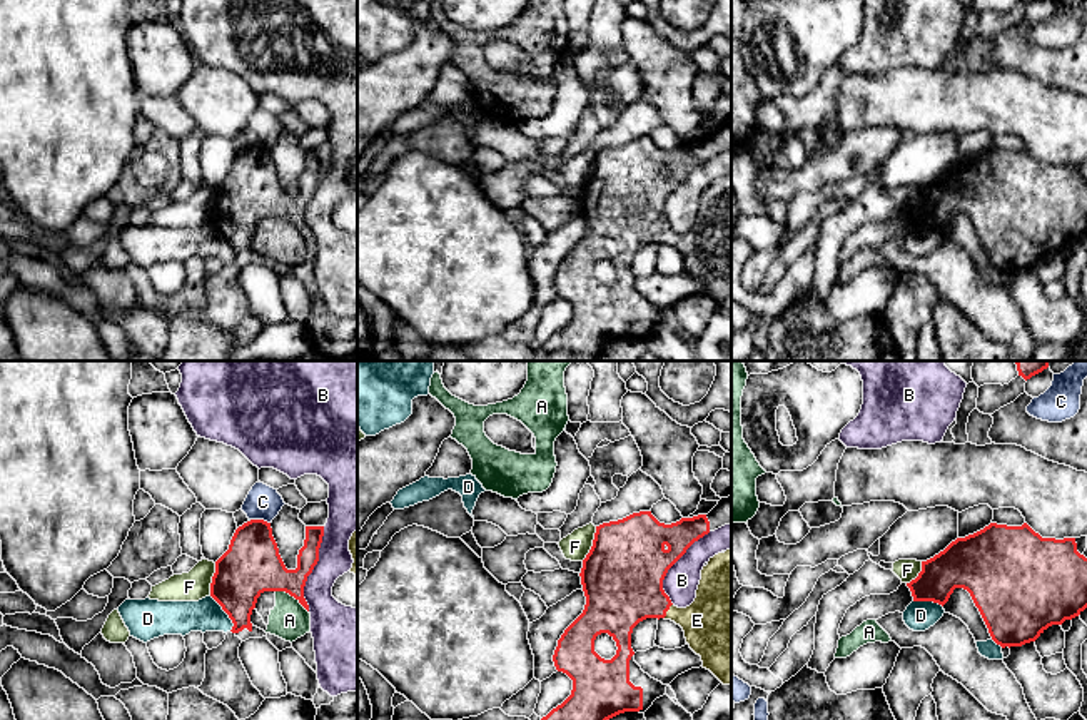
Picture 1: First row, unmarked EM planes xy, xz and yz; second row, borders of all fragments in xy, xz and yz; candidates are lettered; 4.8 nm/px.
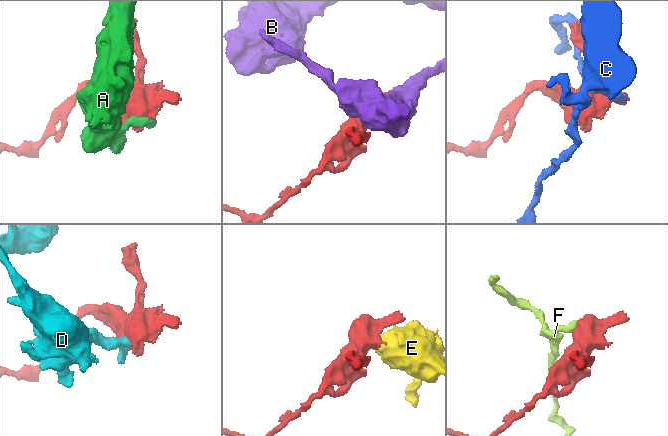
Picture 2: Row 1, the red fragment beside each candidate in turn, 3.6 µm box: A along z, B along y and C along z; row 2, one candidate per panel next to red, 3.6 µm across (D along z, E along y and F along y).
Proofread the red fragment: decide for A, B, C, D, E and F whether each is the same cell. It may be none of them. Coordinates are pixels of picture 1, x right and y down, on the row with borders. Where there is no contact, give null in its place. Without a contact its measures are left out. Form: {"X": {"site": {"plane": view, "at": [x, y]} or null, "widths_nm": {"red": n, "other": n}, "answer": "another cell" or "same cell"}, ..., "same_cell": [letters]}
{"A": {"site": {"plane": "xy", "at": [293, 595]}, "widths_nm": {"red": 280, "other": 190}, "answer": "another cell"}, "B": {"site": {"plane": "xy", "at": [313, 568]}, "widths_nm": {"red": 220, "other": 180}, "answer": "another cell"}, "C": {"site": {"plane": "xy", "at": [261, 520]}, "widths_nm": {"red": 280, "other": 160}, "answer": "another cell"}, "D": {"site": {"plane": "xy", "at": [226, 612]}, "widths_nm": {"red": 280, "other": 160}, "answer": "another cell"}, "E": {"site": {"plane": "xz", "at": [668, 608]}, "widths_nm": {"red": 380, "other": 320}, "answer": "same cell"}, "F": {"site": {"plane": "xz", "at": [593, 543]}, "widths_nm": {"red": 400, "other": 140}, "answer": "another cell"}, "same_cell": ["E"]}

